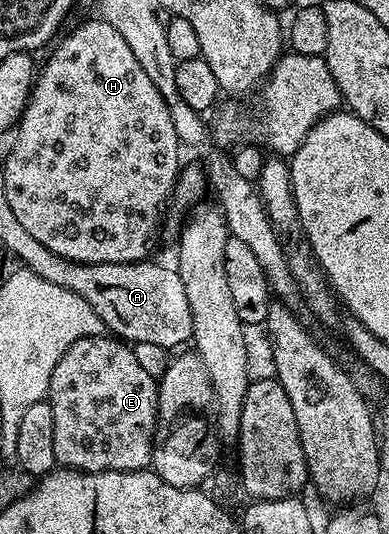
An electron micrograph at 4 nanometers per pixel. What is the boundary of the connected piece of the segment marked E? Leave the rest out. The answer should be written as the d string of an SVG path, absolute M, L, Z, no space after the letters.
M109 334L76 341L52 369L50 394L54 422L56 464L72 471L145 471L154 457L154 433L158 429L158 384L136 361L131 344Z

